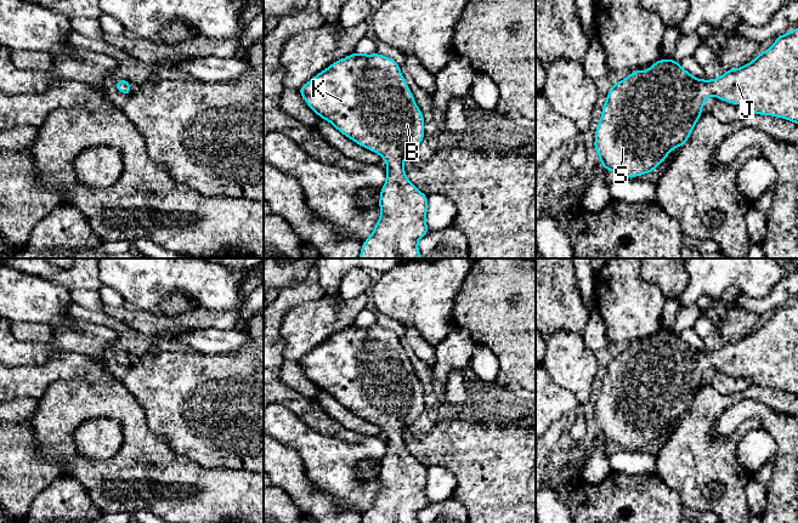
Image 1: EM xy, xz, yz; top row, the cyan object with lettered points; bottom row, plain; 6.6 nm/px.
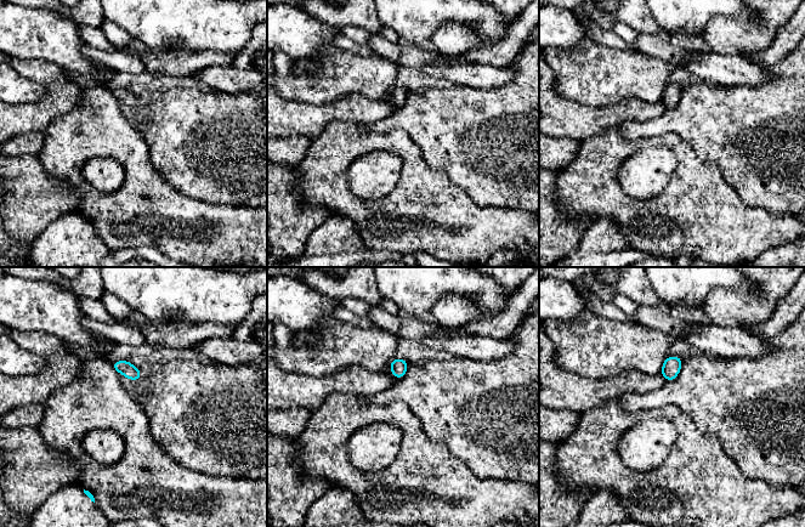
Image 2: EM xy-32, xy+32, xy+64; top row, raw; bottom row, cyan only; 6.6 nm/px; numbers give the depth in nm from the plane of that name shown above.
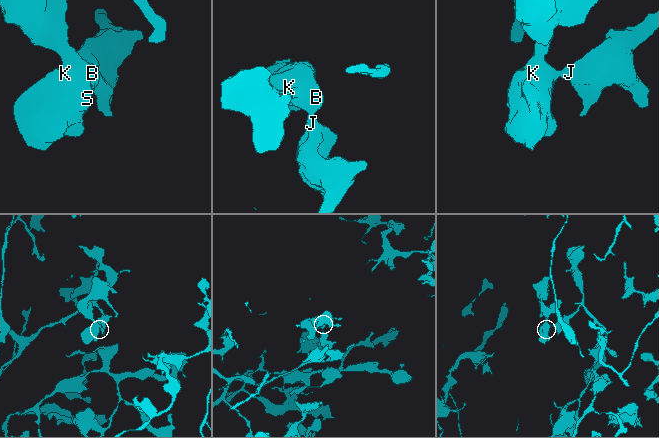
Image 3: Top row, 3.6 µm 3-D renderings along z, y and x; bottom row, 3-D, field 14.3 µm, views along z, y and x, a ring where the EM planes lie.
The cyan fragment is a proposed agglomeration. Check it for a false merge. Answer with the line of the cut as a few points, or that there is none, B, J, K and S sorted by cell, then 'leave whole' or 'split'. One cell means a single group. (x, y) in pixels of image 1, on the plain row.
no cut | B J K S | leave whole

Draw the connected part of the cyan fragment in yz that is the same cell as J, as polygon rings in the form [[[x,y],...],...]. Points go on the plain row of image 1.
[[[791,301],[787,306],[777,307],[772,318],[766,323],[760,323],[760,325],[752,331],[748,336],[736,340],[728,341],[721,348],[712,352],[702,352],[695,349],[692,346],[686,343],[678,332],[675,331],[658,331],[656,335],[651,336],[650,340],[644,343],[641,341],[632,343],[626,351],[612,356],[611,362],[607,365],[606,374],[602,377],[602,387],[595,402],[594,421],[596,422],[600,434],[607,443],[616,443],[618,447],[623,447],[628,450],[634,448],[643,448],[653,443],[661,434],[663,434],[669,423],[684,417],[692,405],[692,402],[697,392],[702,387],[702,377],[707,369],[714,366],[718,371],[725,373],[731,376],[742,376],[749,381],[753,386],[779,388],[792,394],[798,396],[798,301]]]

